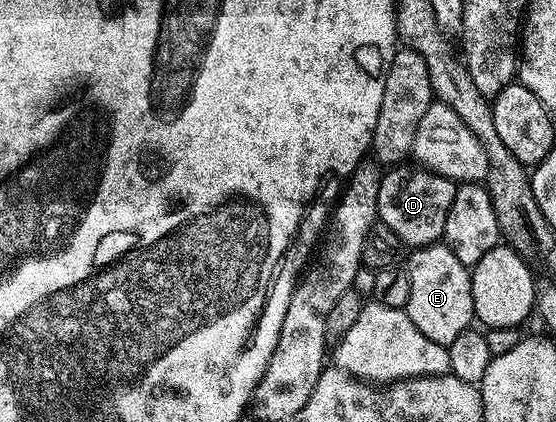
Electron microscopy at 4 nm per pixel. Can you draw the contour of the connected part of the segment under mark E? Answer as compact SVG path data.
M437 242L415 249L407 257L406 267L410 274L410 298L406 311L410 322L414 322L414 326L430 338L430 342L450 345L458 334L473 327L476 311L472 297L472 274L469 265L454 258L447 244Z

